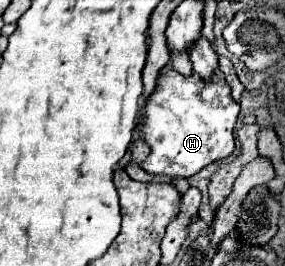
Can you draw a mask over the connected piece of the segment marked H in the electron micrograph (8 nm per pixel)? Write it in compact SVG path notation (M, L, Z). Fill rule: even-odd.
M169 67L163 71L155 93L145 105L145 117L135 127L133 139L145 139L151 147L151 155L143 163L145 171L171 179L187 179L203 167L233 155L237 149L235 125L239 121L239 105L231 99L231 89L219 69L211 83L201 83L195 73L183 77Z

